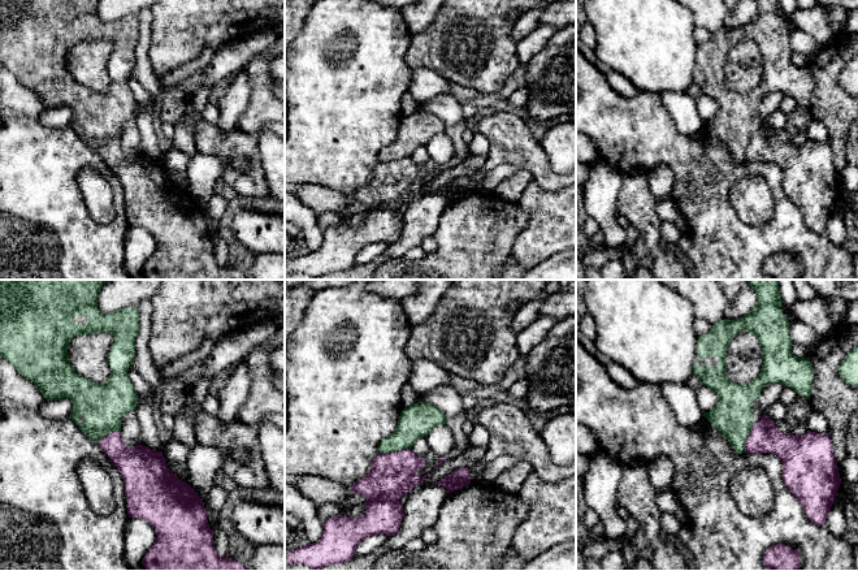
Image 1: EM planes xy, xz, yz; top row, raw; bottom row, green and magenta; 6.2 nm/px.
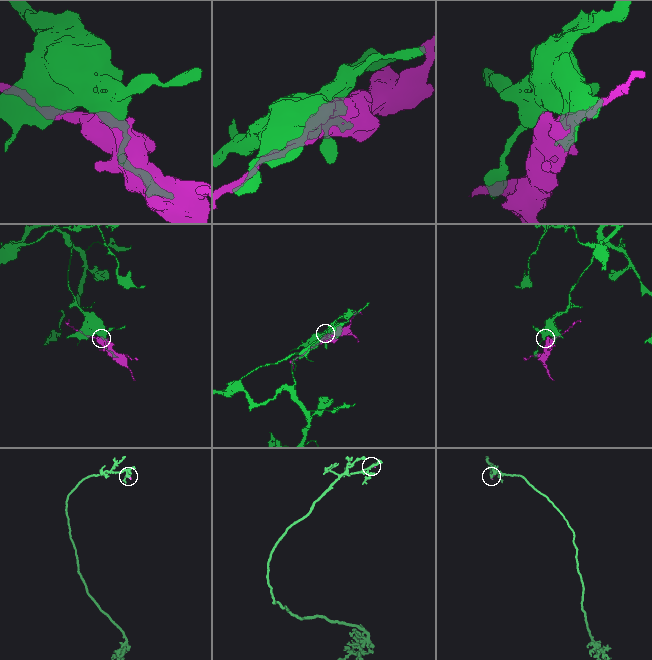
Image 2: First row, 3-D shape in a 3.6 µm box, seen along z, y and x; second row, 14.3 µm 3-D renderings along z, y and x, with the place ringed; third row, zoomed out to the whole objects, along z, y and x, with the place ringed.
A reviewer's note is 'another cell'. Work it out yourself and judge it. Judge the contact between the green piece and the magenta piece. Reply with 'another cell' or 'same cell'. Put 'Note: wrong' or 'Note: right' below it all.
same cell
Note: wrong

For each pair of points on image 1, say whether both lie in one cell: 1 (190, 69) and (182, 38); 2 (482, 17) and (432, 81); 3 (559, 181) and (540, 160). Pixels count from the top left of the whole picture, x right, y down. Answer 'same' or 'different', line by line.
1: different
2: different
3: same

